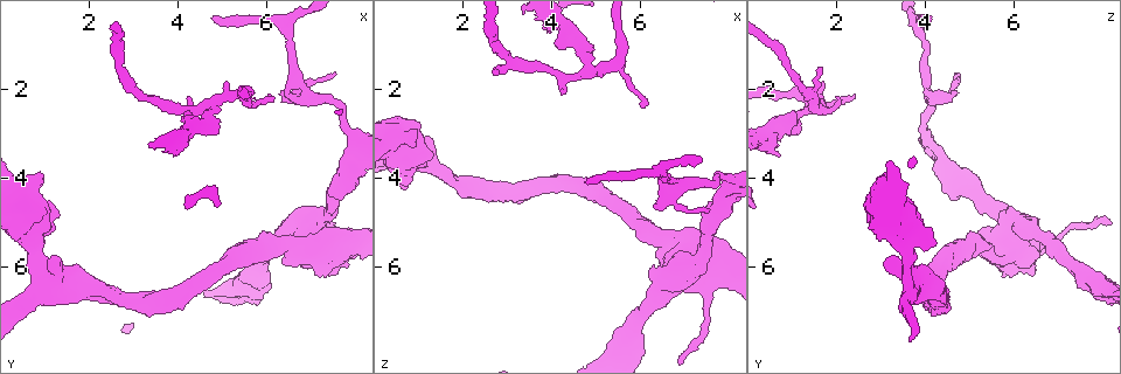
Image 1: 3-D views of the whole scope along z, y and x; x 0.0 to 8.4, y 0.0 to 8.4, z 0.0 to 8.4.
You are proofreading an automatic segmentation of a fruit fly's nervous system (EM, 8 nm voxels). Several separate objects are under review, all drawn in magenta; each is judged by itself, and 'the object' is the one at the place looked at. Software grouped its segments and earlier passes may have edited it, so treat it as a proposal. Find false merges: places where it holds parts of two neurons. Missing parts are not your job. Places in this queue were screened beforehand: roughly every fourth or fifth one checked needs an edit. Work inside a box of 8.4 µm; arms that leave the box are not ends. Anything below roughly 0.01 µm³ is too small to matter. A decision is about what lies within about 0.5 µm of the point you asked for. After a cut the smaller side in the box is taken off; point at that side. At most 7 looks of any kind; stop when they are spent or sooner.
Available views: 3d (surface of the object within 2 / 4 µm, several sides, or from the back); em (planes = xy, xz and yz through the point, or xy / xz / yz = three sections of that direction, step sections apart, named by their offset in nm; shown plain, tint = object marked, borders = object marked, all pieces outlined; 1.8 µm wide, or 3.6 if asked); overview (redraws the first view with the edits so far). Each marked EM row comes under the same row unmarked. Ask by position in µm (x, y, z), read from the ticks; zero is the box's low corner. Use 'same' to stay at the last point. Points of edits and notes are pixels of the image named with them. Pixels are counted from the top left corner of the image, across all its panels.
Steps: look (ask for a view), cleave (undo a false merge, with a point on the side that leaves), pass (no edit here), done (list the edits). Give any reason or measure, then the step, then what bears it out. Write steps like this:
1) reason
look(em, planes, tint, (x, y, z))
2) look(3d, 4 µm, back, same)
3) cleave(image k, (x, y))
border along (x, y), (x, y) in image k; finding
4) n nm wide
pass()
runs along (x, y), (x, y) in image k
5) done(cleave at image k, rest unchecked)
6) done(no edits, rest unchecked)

sharp bend
look(em, planes, tint, (6.80, 2.20, 4.25))

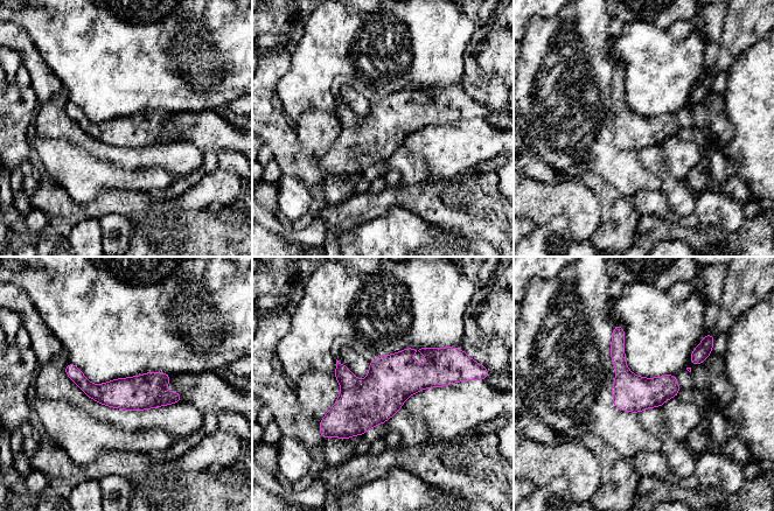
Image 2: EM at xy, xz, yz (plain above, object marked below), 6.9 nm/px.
240 nm wide
pass()
runs along (452, 375), (397, 377), (323, 424) in image 2; one neuron here

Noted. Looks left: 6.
sharp bend
look(em, 3.6 µm, xy, step 4, tint, (7.10, 5.00, 6.05))

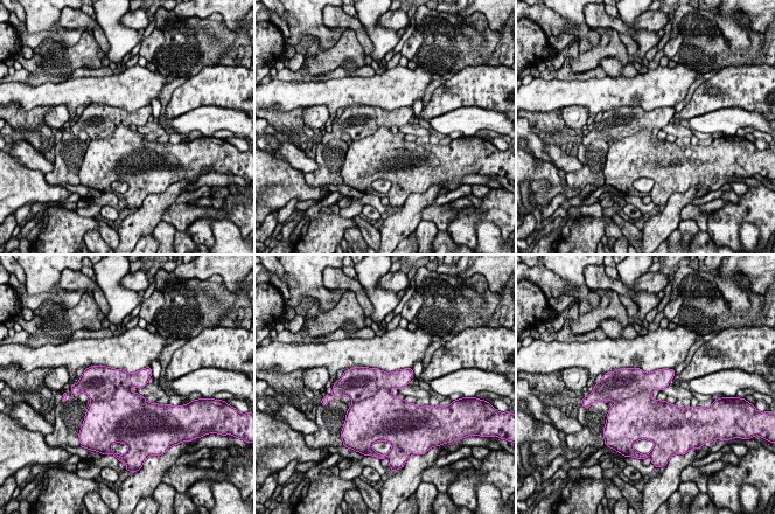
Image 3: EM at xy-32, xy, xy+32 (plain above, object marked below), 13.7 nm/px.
cut it another way
look(em, 3.6 µm, planes, tint, same)

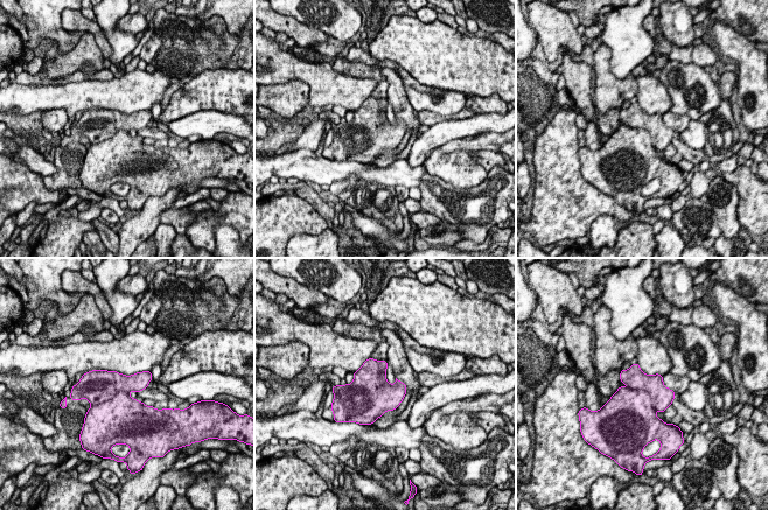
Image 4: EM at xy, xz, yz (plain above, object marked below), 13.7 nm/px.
480 nm wide
cleave(image 4, (99, 385))
border along (128, 392), (117, 392), (95, 405) in image 4; a second neuron is stuck on

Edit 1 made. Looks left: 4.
done(cleave at image 4, rest unchecked)

